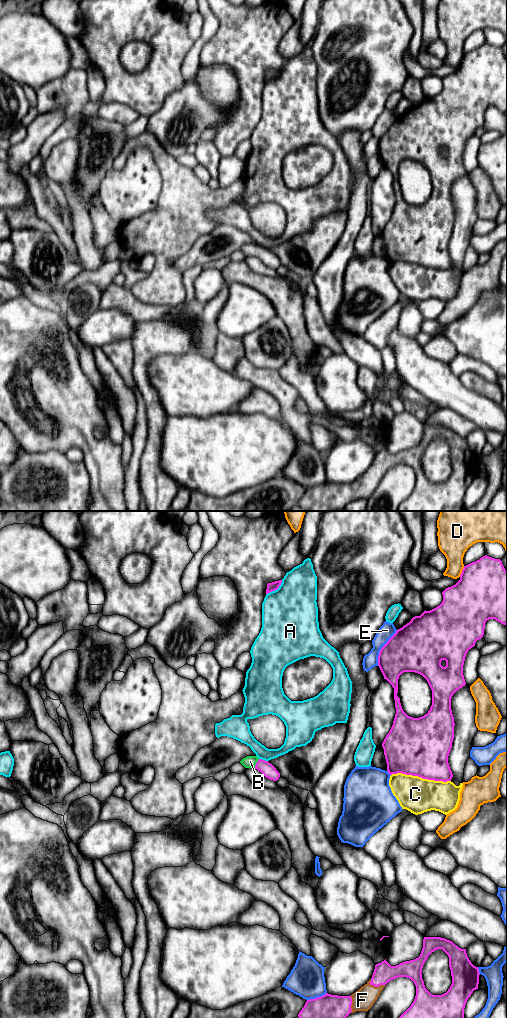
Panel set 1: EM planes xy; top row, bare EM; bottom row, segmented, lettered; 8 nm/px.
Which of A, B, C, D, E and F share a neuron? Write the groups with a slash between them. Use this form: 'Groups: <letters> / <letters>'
Groups: A / B F / C / D / E

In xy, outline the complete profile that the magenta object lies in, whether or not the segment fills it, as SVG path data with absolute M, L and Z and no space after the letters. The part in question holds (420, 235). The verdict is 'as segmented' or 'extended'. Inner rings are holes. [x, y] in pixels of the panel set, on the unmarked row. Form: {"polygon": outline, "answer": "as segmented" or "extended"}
{"polygon": "M485 43L464 54L460 68L455 73L446 76L442 83L443 89L439 94L413 105L409 111L396 119L379 140L378 154L384 167L394 176L396 196L393 213L382 231L387 259L390 263L402 261L434 269L451 269L453 262L448 251L448 244L452 236L455 214L451 186L466 172L463 163L466 142L475 134L476 129L483 125L487 108L495 107L503 113L507 112L507 59L500 47ZM404 160L422 163L432 178L432 193L428 201L422 205L410 205L402 197L397 181L398 167Z", "answer": "as segmented"}

